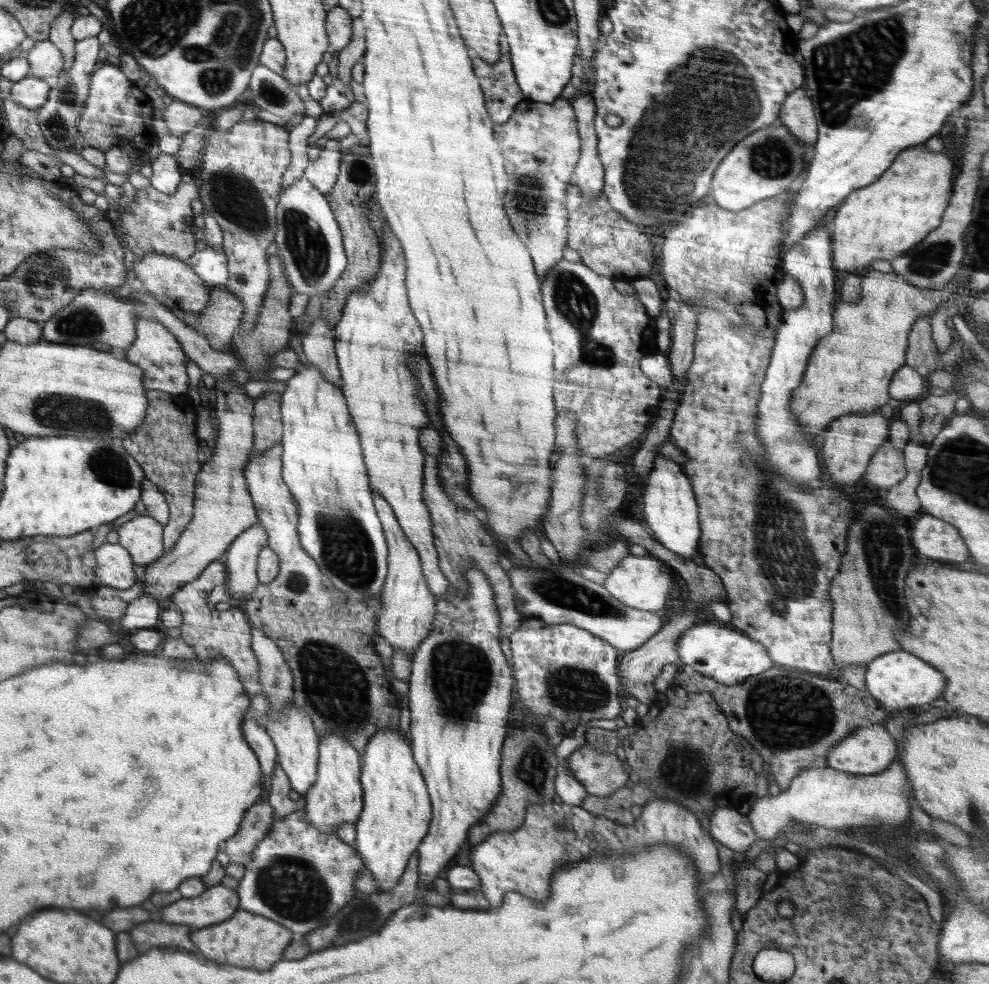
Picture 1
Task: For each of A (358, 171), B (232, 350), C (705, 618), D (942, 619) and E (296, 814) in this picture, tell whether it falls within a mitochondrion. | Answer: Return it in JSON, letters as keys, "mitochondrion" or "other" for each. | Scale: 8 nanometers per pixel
{"A":"mitochondrion","B":"other","C":"other","D":"other","E":"other"}

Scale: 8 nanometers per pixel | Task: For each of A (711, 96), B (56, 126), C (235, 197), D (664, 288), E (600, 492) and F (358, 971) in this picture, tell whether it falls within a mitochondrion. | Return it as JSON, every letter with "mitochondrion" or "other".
{"A":"mitochondrion","B":"mitochondrion","C":"mitochondrion","D":"other","E":"mitochondrion","F":"other"}

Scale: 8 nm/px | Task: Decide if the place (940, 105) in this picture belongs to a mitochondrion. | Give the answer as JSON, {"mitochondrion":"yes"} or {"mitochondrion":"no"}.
{"mitochondrion":"no"}

